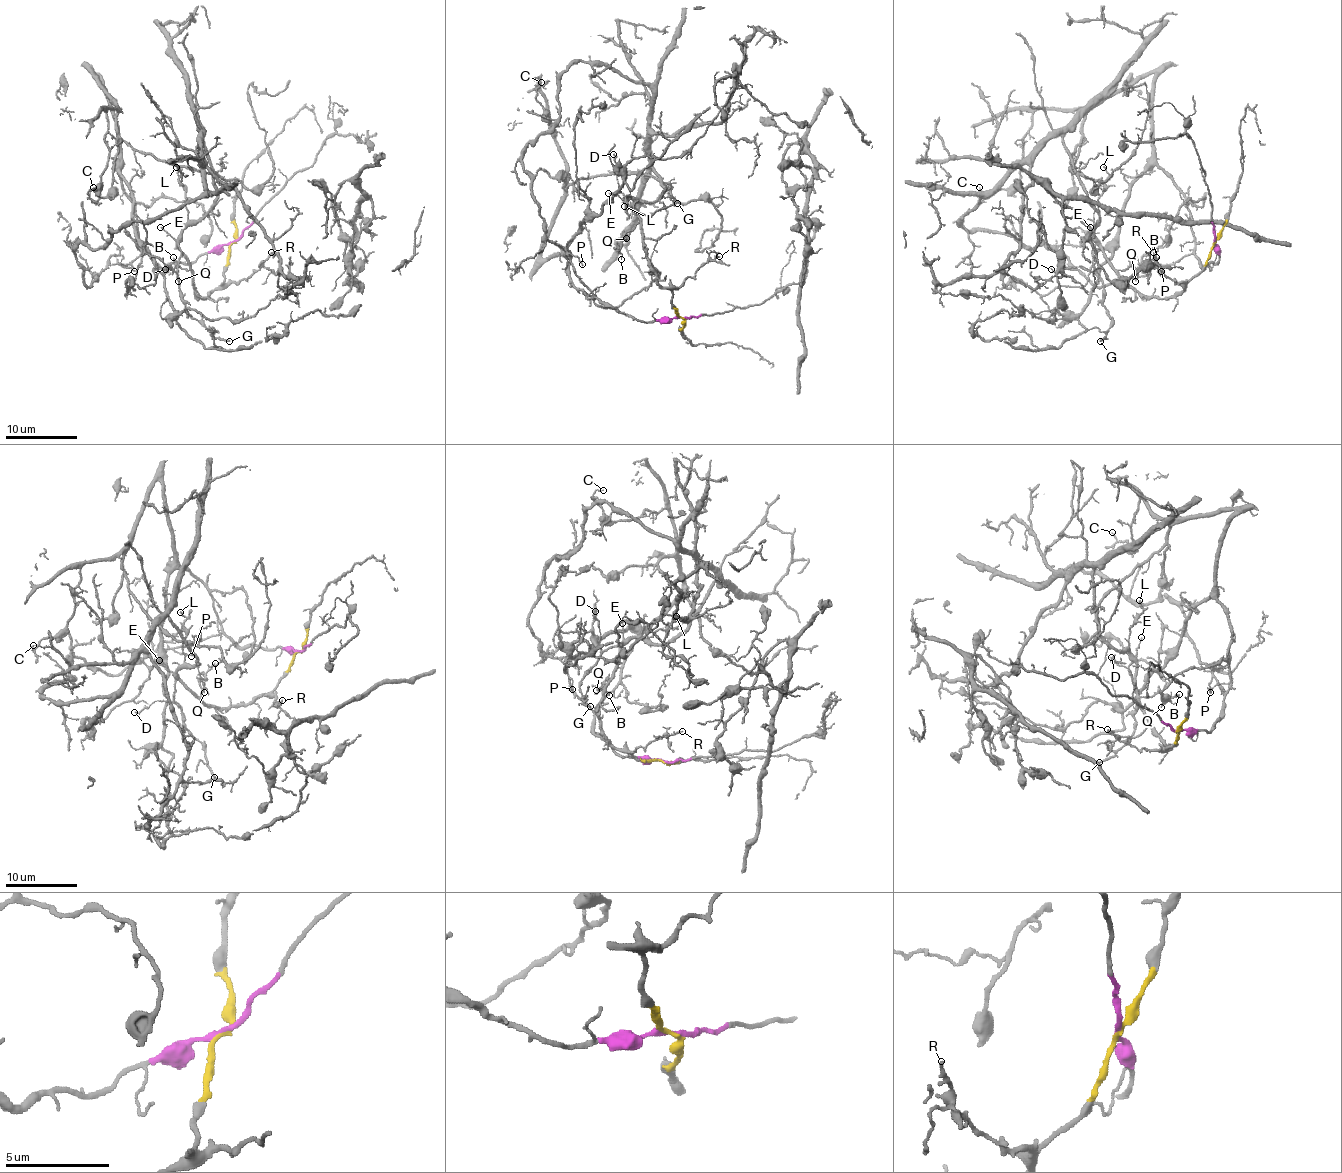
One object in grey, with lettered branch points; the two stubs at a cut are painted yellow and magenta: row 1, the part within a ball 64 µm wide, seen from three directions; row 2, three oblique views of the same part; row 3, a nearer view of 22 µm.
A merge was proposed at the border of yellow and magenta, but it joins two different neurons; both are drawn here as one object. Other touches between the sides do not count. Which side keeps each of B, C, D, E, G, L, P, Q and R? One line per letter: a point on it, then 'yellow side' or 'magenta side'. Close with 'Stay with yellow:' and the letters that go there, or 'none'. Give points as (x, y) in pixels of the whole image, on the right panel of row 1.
B: at (1156, 257); yellow side
C: at (979, 187); magenta side
D: at (1051, 269); yellow side
E: at (1090, 227); yellow side
G: at (1100, 341); yellow side
L: at (1103, 167); yellow side
P: at (1161, 271); magenta side
Q: at (1135, 281); yellow side
R: at (1153, 252); yellow side
Stay with yellow: B, D, E, G, L, Q, R

